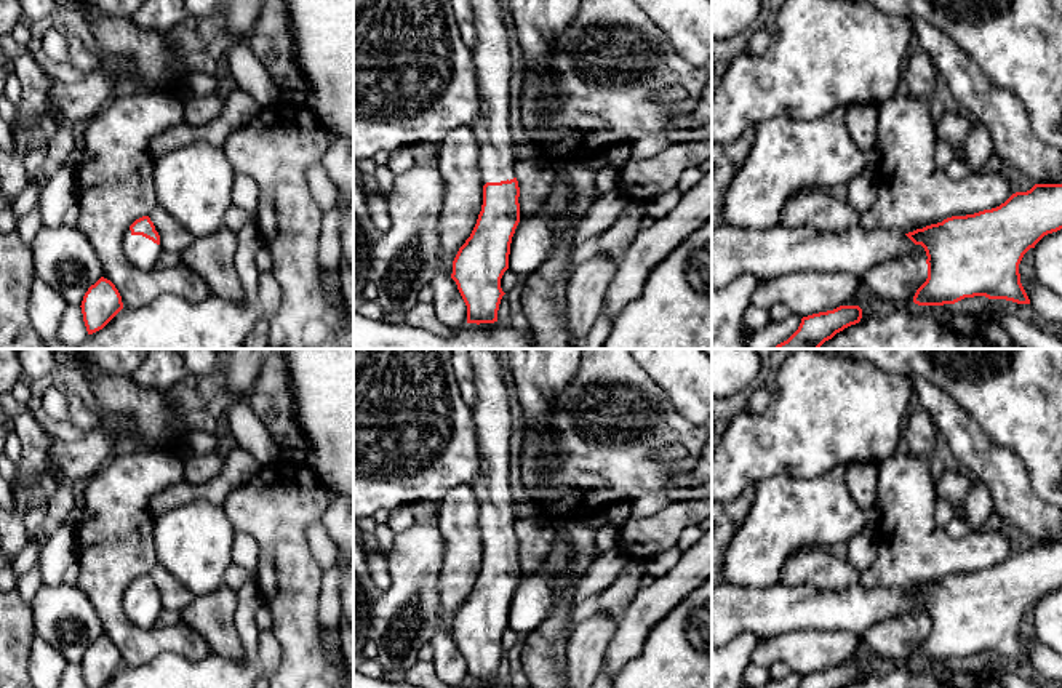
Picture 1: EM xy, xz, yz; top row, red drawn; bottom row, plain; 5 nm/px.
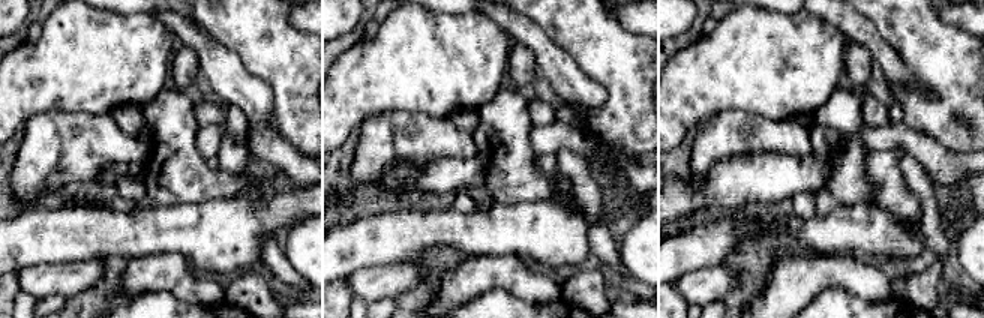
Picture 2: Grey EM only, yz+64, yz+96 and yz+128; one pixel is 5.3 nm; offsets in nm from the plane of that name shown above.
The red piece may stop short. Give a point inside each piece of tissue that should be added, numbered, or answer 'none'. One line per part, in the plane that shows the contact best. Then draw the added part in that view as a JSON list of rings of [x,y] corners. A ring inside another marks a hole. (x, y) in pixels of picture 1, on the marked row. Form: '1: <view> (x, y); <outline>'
1: xy (141, 252); [[[128,229],[123,235],[123,251],[133,266],[139,269],[154,269],[163,248],[142,235],[133,235]]]

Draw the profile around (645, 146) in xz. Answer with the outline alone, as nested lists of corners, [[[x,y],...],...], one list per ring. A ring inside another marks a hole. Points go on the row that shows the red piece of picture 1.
[[[645,136],[632,144],[632,155],[638,158],[656,155],[669,146],[670,142],[662,136]]]

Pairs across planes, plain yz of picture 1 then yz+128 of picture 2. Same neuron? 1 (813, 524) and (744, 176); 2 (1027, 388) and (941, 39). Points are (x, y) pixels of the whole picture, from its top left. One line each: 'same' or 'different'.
1: different
2: same

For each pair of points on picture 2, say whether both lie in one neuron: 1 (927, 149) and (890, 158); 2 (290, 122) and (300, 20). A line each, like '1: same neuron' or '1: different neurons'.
1: different neurons
2: different neurons

